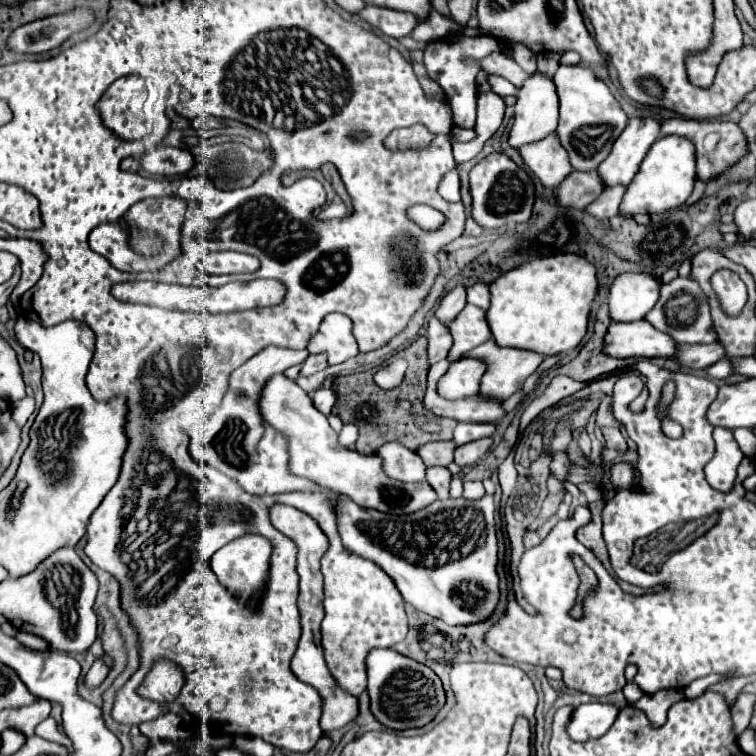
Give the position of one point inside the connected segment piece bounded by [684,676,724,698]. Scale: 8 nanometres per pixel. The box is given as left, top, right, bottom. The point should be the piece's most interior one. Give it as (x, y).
(699, 686)

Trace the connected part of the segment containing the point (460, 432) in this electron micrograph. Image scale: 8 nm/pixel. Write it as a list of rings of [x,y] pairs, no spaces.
[[[458,424],[452,440],[454,440],[456,446],[462,446],[462,444],[468,444],[468,442],[492,436],[494,430],[496,430],[494,424]]]

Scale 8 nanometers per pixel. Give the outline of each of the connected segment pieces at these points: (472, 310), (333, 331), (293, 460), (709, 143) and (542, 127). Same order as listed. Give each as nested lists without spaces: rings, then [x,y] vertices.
[[[466,304],[466,308],[456,316],[456,320],[448,328],[454,340],[448,352],[450,362],[462,358],[466,352],[492,338],[490,328],[486,326],[486,312],[470,304]]]
[[[328,314],[316,336],[308,344],[310,354],[326,352],[328,364],[340,364],[358,354],[358,342],[352,334],[352,320],[346,314]]]
[[[276,374],[266,384],[262,392],[262,416],[266,416],[266,422],[270,422],[278,432],[286,434],[290,470],[294,470],[294,474],[310,478],[334,492],[346,494],[362,508],[372,508],[386,514],[412,514],[436,500],[434,490],[426,482],[404,484],[392,480],[382,472],[378,456],[362,456],[340,448],[336,442],[338,434],[330,428],[328,418],[314,408],[312,400],[300,386],[284,374]]]
[[[680,116],[662,118],[660,120],[660,136],[670,136],[670,134],[688,138],[696,146],[696,176],[704,184],[722,176],[730,166],[734,166],[742,156],[746,156],[750,152],[748,140],[746,140],[746,134],[742,132],[742,128],[728,120],[724,120],[724,122],[720,122],[720,120],[696,122],[696,120],[684,120]]]
[[[534,72],[522,86],[522,90],[516,96],[516,106],[514,106],[514,124],[508,136],[508,144],[514,150],[520,150],[524,144],[540,142],[548,134],[552,134],[558,126],[558,96],[554,90],[554,84],[550,78],[542,76],[540,72]]]

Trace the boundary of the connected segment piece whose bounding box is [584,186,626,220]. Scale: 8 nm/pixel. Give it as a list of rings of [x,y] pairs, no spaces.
[[[614,186],[610,190],[604,190],[592,204],[588,204],[584,208],[584,212],[594,216],[596,220],[614,218],[618,214],[618,206],[620,206],[620,200],[622,200],[624,192],[626,192],[624,186]]]

